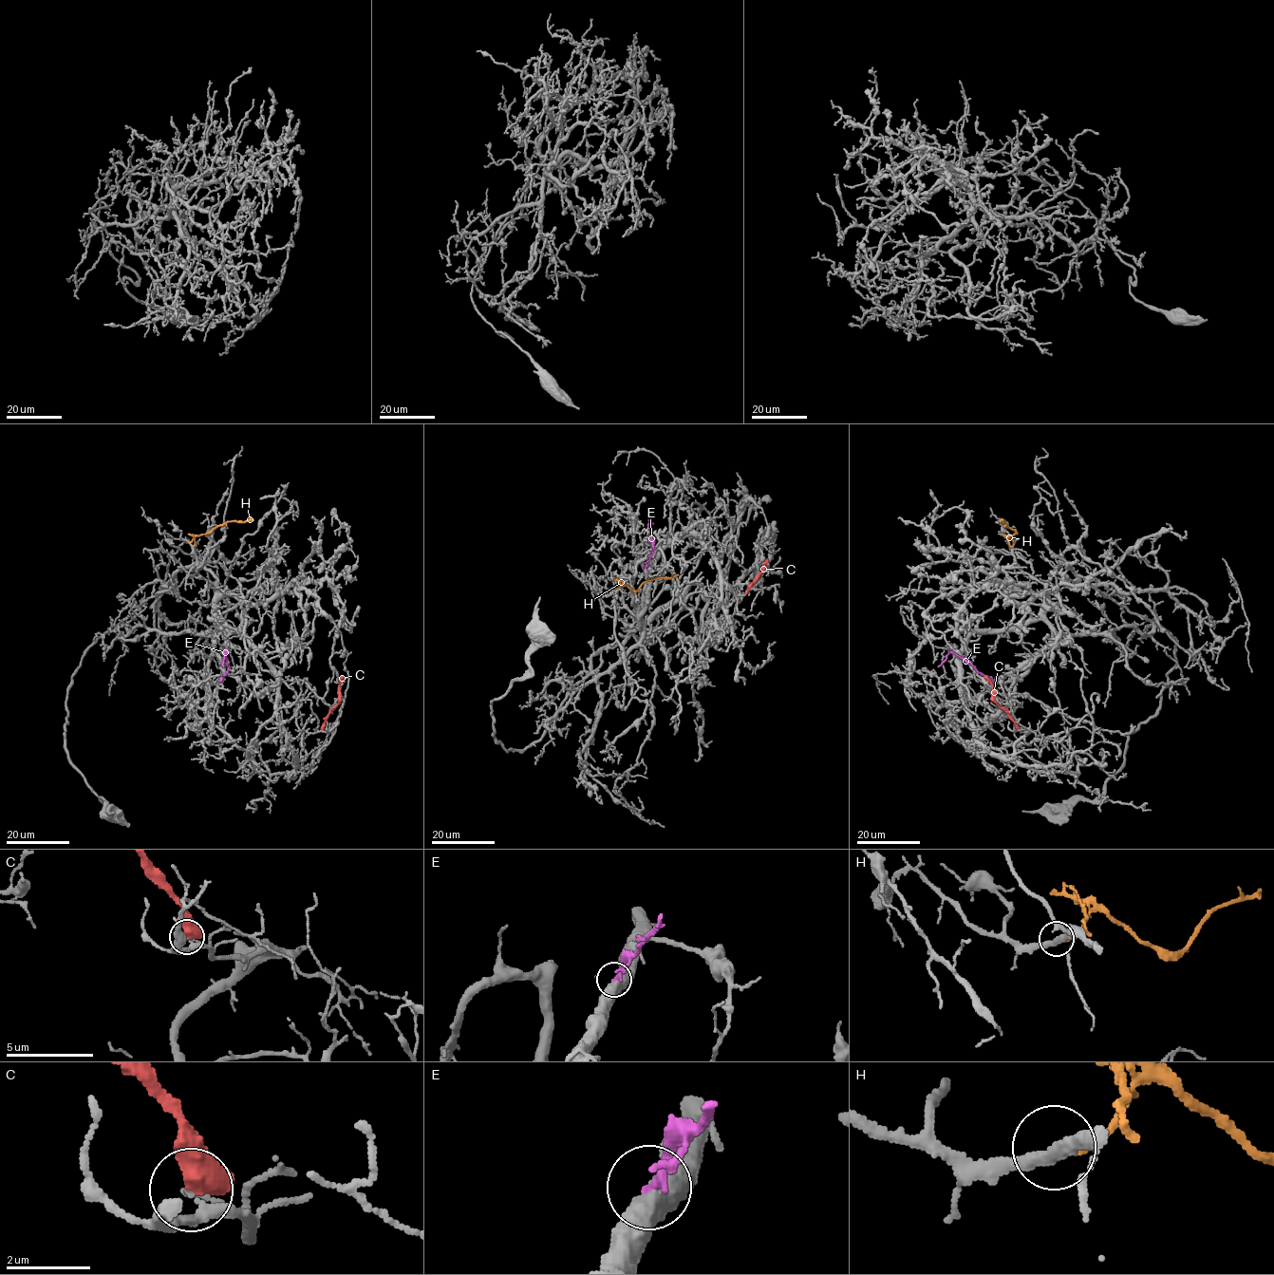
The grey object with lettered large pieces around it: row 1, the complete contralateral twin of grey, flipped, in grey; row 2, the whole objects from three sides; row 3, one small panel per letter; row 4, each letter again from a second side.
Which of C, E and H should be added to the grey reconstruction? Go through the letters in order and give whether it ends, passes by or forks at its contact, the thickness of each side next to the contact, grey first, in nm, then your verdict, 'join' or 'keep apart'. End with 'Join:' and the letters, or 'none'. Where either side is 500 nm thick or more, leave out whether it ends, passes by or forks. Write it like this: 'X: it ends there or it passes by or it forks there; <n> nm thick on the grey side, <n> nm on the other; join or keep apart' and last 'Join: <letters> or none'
C: 190 nm thick on the grey side, 600 nm on the other; keep apart
E: 550 nm thick on the grey side, 240 nm on the other; keep apart
H: it ends there; 300 nm thick on the grey side, 150 nm on the other; join
Join: H

